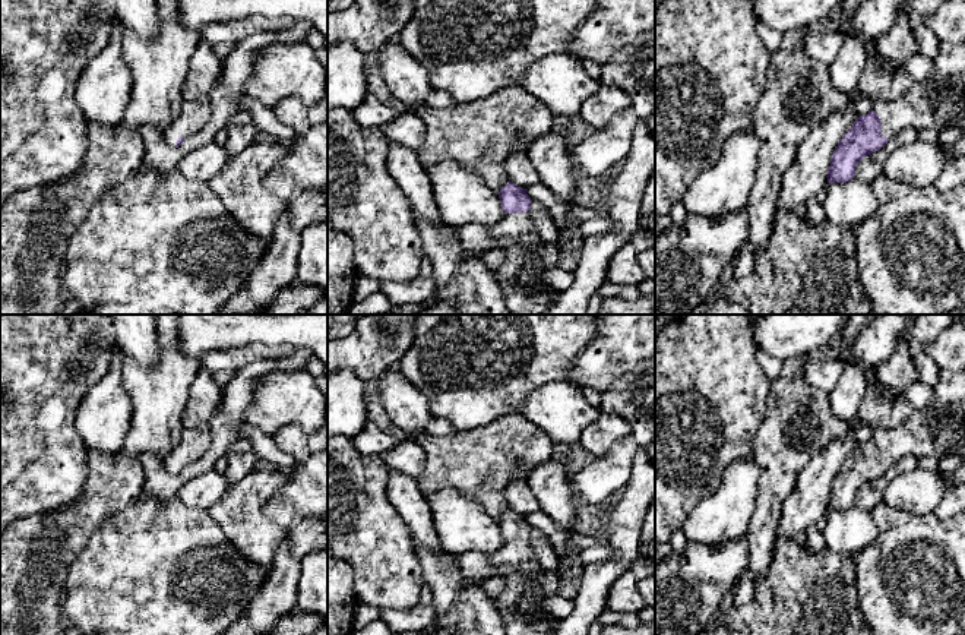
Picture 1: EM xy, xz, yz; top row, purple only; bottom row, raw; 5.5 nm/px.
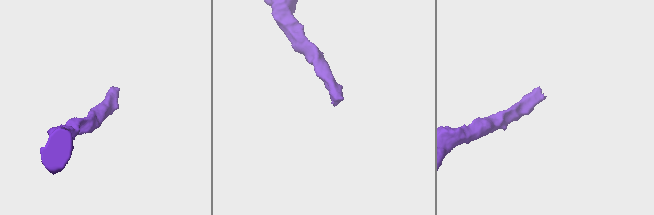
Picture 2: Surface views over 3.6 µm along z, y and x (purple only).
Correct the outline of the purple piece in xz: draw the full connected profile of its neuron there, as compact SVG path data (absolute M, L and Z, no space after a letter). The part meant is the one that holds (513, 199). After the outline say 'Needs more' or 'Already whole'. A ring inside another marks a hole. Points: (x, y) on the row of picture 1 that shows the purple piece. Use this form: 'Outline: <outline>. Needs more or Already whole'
Outline: M509 181L499 192L504 217L499 224L488 227L491 238L502 244L506 258L494 271L502 287L503 298L510 315L542 315L556 301L537 303L531 297L535 284L545 284L541 278L544 266L534 263L529 249L541 244L542 238L532 230L529 209L531 198L526 189Z. Needs more

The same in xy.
Outline: M211 97L184 101L177 120L167 129L164 138L173 145L181 145L189 136L196 133L212 117Z. Needs more

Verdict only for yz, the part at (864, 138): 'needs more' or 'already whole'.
needs more

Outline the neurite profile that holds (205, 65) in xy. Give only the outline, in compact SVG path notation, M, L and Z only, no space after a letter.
M202 38L190 60L187 78L181 89L183 99L193 101L208 97L221 72L222 61L215 53L215 45Z

